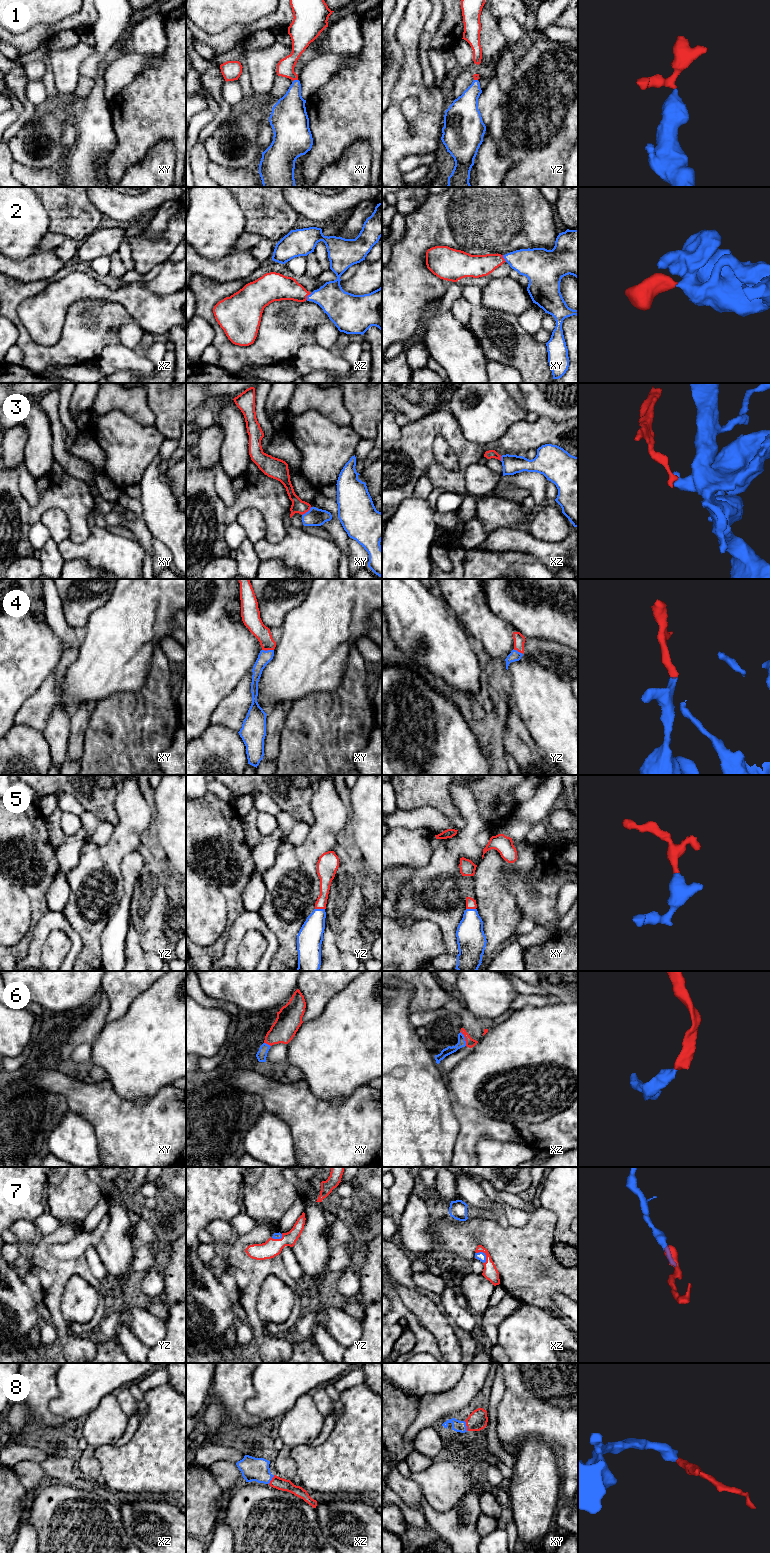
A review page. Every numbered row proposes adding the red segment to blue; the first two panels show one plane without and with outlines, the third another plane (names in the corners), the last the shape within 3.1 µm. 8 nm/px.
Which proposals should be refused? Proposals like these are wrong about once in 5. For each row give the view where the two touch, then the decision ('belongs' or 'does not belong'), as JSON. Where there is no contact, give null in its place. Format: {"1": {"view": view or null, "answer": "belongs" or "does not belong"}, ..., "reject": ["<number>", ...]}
{"1": {"view": "xy", "answer": "belongs"}, "2": {"view": "xz", "answer": "belongs"}, "3": {"view": "xy", "answer": "does not belong"}, "4": {"view": "xy", "answer": "belongs"}, "5": {"view": "yz", "answer": "belongs"}, "6": {"view": "xz", "answer": "belongs"}, "7": {"view": "xz", "answer": "belongs"}, "8": {"view": "xy", "answer": "belongs"}, "reject": ["3"]}

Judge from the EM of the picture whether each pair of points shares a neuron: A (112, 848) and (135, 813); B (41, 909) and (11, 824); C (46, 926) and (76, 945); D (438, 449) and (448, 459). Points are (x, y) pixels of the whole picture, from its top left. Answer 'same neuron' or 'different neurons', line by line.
A: same neuron
B: same neuron
C: same neuron
D: same neuron

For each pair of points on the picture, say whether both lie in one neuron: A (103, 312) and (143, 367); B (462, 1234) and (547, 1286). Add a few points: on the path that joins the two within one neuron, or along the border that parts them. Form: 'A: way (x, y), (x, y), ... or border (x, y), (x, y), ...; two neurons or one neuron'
A: border (120, 343), (107, 345), (99, 355); two neurons
B: way (483, 1236), (492, 1236), (506, 1245), (526, 1265); one neuron

